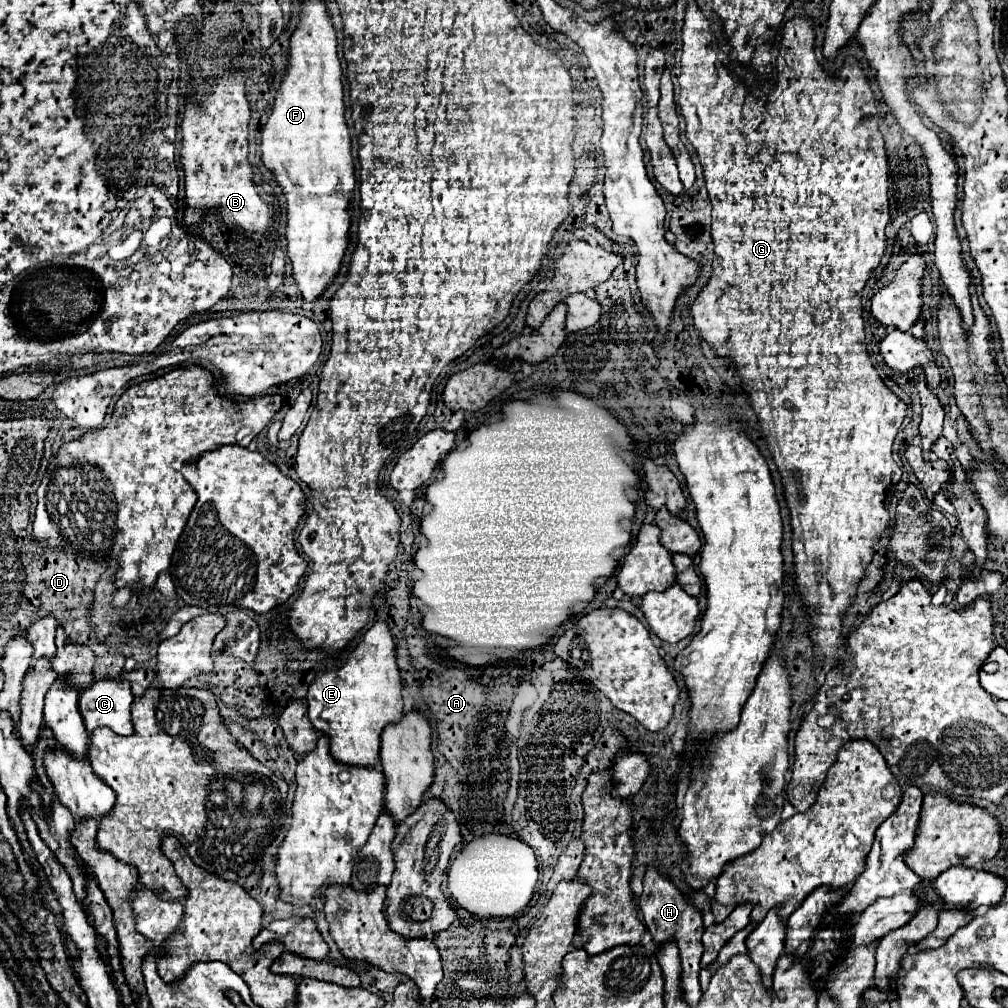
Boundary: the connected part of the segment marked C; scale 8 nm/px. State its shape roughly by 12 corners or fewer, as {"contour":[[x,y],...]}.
{"contour":[[93,682],[79,696],[89,734],[131,736],[129,682]]}

